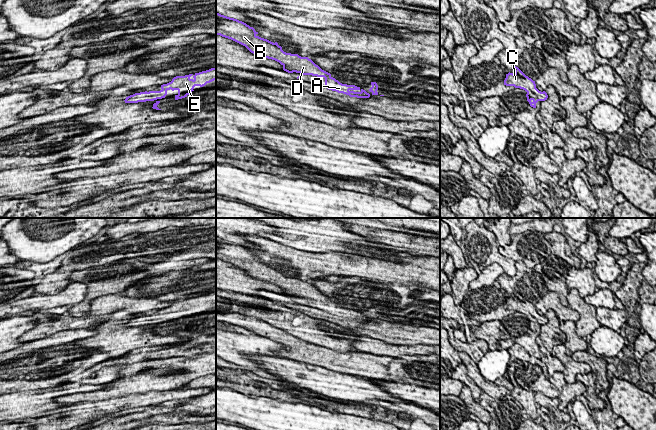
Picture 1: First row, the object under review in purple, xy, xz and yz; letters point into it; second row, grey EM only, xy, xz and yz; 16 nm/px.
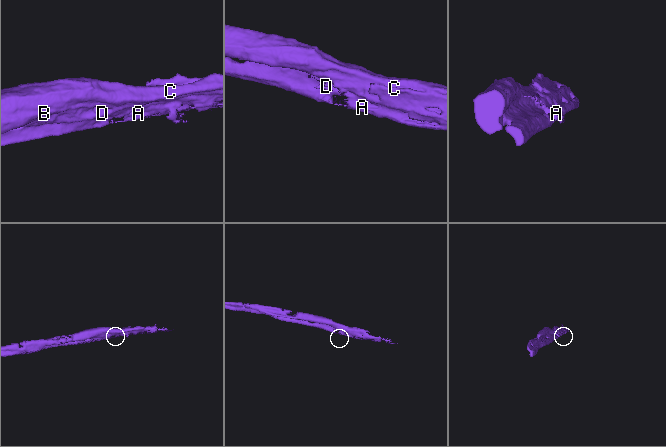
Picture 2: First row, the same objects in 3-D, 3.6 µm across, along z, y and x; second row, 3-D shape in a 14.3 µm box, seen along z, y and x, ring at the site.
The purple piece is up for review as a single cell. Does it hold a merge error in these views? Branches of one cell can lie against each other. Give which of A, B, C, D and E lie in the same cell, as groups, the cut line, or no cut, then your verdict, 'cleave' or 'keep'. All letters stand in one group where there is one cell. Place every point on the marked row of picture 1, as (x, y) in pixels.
A B C D E; no cut; keep

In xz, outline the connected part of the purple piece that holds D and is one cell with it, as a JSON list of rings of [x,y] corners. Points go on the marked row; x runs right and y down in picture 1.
[[[216,12],[216,35],[231,39],[245,46],[251,53],[275,60],[283,66],[288,73],[300,73],[325,78],[325,88],[349,95],[350,97],[369,98],[370,94],[355,85],[342,84],[322,70],[308,57],[298,54],[286,53],[277,42],[273,43],[261,38],[253,27],[234,18]]]

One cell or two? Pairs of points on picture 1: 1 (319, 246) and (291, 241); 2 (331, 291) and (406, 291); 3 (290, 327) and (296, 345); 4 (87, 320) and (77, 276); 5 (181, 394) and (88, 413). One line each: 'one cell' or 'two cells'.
1: one cell
2: one cell
3: two cells
4: two cells
5: one cell

